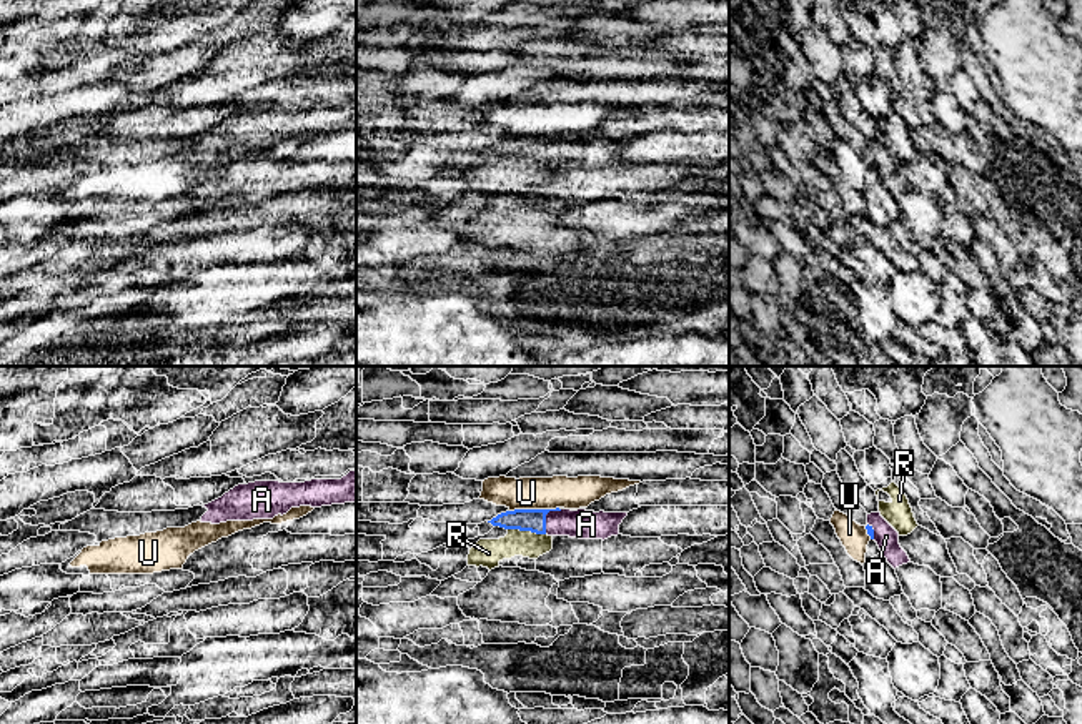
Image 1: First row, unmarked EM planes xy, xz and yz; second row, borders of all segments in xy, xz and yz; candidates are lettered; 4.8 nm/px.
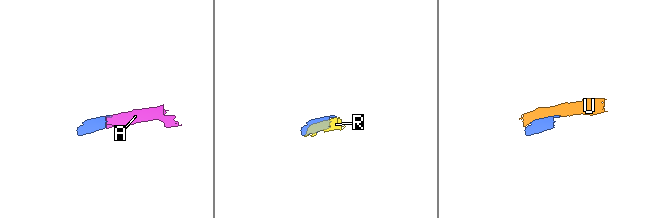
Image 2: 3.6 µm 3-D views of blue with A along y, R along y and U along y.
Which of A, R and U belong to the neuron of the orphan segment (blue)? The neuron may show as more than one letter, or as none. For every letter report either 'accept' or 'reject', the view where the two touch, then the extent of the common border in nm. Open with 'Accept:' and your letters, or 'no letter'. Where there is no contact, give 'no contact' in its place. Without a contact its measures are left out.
Accept: A
A: accept | xz | 150 nm
R: reject | xz | 190 nm
U: reject | xz | 240 nm

